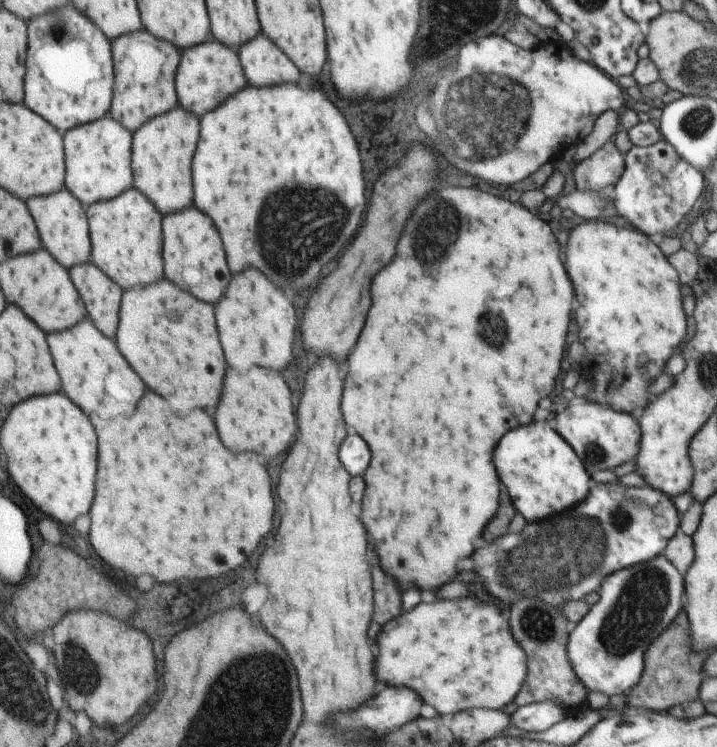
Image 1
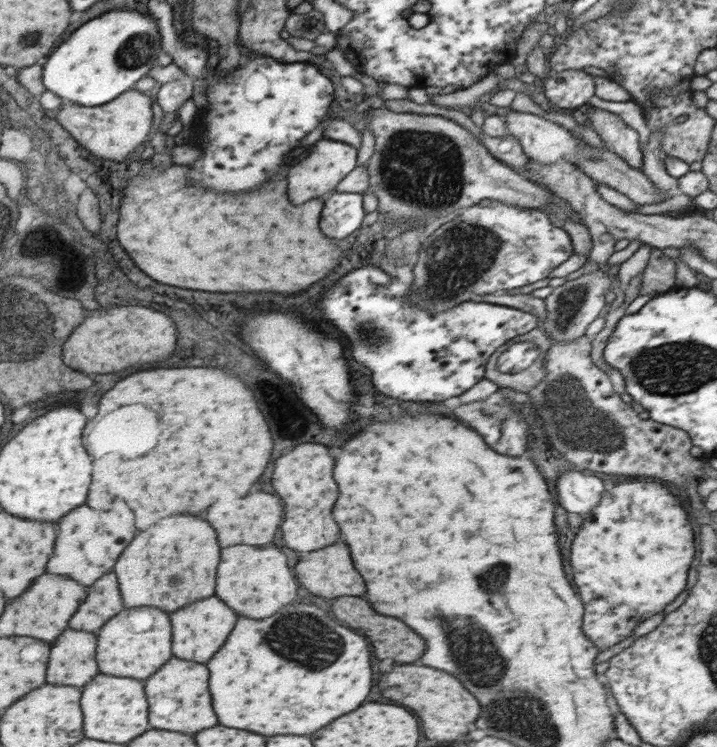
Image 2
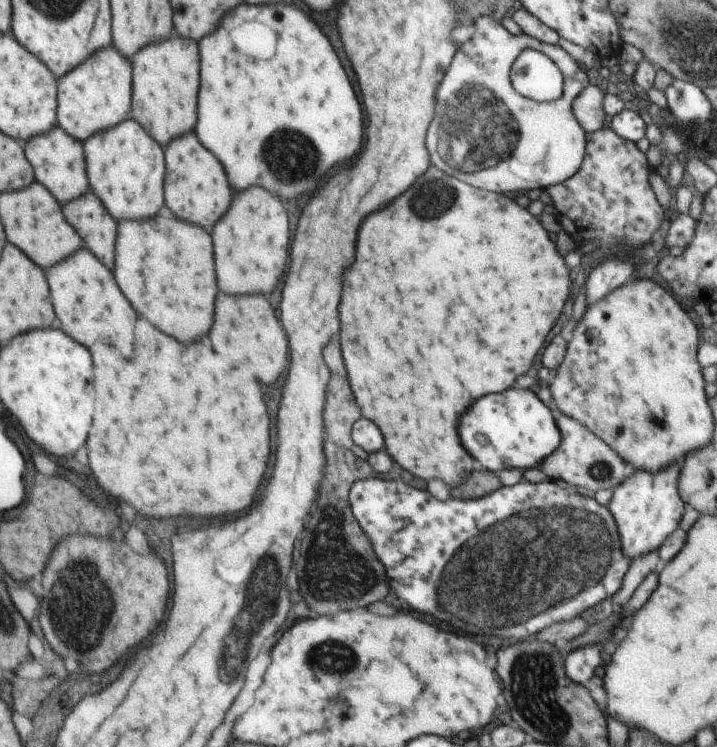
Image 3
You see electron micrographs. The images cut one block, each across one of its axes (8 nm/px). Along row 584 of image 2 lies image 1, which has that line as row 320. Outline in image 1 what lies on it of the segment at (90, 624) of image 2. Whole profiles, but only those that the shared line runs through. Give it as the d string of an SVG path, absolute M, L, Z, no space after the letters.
M92 262L72 267L70 274L74 274L74 282L78 282L82 298L86 298L87 316L104 334L114 338L120 318L121 298L124 296L122 286Z

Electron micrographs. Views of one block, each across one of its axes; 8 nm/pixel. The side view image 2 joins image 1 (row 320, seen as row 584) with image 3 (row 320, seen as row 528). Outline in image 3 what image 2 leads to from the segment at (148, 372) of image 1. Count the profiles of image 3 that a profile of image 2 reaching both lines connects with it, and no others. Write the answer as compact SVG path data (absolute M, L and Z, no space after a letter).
M168 210L164 212L164 216L158 216L150 222L118 221L118 262L114 270L118 270L118 282L126 286L126 294L134 298L138 316L144 316L152 326L178 342L194 342L206 336L214 322L214 300L218 294L218 286L214 274L212 240L206 230L172 218L172 213Z

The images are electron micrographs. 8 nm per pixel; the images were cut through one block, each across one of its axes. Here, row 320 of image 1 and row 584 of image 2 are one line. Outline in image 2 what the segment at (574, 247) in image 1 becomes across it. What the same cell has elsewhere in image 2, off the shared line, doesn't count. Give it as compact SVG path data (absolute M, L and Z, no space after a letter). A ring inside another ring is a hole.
M630 479L616 482L614 486L607 485L601 501L583 516L582 526L575 536L570 562L574 568L574 582L580 586L585 604L582 630L602 651L630 636L636 626L662 612L686 588L686 576L694 562L695 535L684 502L670 493L665 483ZM606 600L610 600L608 604L614 606L614 612L604 608Z

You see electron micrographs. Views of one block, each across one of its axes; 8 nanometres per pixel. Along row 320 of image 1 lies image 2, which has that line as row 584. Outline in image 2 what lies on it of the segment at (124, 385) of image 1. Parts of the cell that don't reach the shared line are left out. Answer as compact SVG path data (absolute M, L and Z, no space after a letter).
M114 502L112 510L96 514L88 506L80 506L78 510L72 510L62 518L58 524L58 540L54 546L54 554L48 560L48 574L66 574L68 578L74 578L76 582L82 582L82 586L90 587L105 574L108 574L118 556L124 552L124 548L132 542L136 536L134 526L134 514L124 502Z

